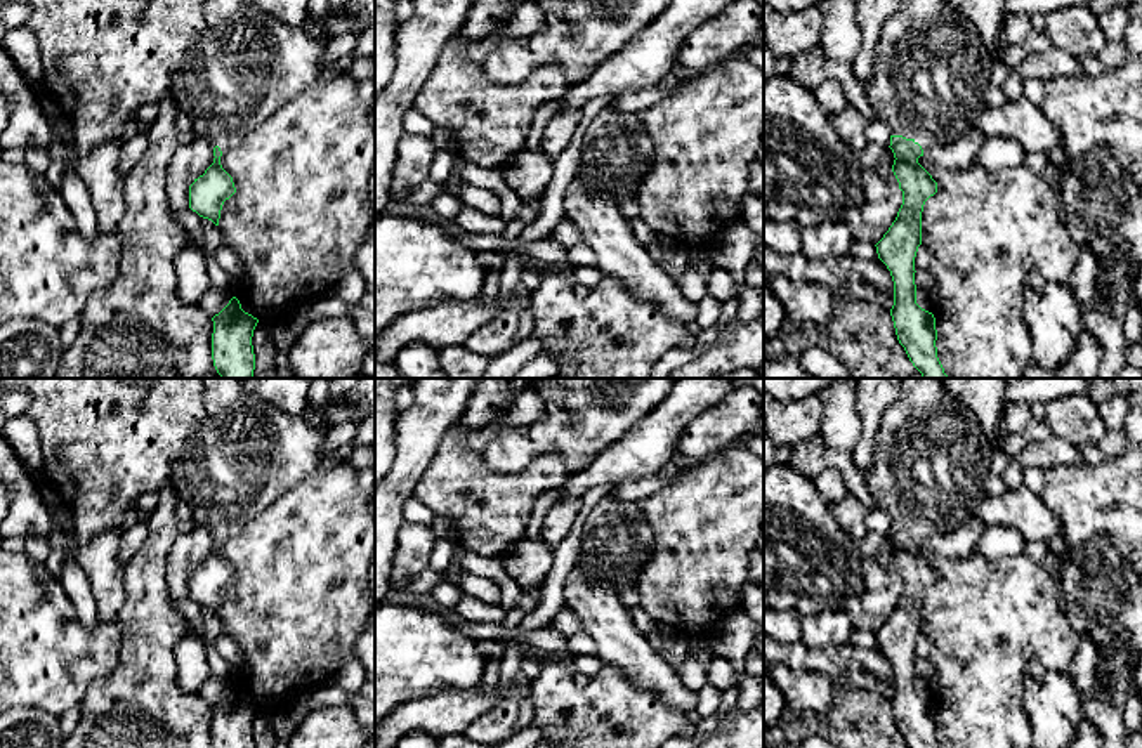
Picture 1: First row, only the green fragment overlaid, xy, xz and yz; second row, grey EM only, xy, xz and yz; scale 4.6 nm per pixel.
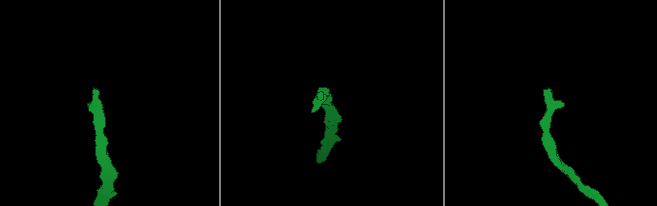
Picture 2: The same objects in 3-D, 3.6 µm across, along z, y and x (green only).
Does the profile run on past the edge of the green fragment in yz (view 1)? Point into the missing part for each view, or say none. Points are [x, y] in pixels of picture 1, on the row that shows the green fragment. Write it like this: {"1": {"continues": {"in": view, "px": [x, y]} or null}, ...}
{"1": {"continues": {"in": "yz", "px": [931, 73]}}}

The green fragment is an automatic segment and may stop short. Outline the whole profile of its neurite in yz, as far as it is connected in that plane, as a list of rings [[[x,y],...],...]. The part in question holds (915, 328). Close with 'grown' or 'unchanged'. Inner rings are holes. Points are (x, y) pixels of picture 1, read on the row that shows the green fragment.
[[[901,0],[899,9],[883,23],[873,75],[864,85],[876,118],[890,128],[889,148],[896,158],[892,172],[902,191],[896,220],[875,246],[894,281],[890,316],[897,340],[923,378],[948,375],[937,358],[935,318],[916,304],[915,257],[922,245],[922,212],[925,201],[937,193],[937,182],[918,158],[960,141],[988,108],[984,94],[991,87],[993,64],[994,57],[977,28],[948,0]]]; grown

